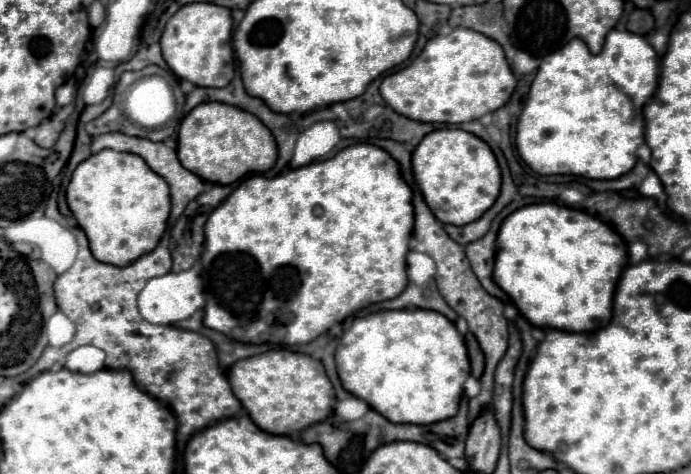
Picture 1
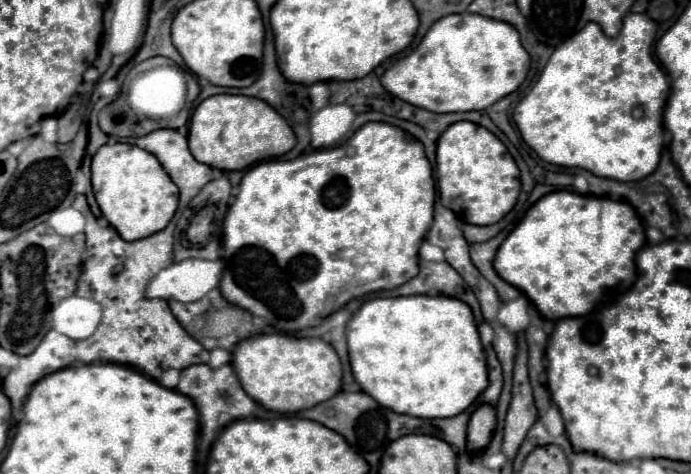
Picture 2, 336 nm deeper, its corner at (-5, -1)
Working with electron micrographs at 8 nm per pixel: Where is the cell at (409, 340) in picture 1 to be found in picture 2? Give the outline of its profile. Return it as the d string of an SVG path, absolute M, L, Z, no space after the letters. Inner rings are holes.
M419 294L367 300L347 322L347 344L351 370L361 390L399 414L457 416L489 384L471 308L455 298Z

